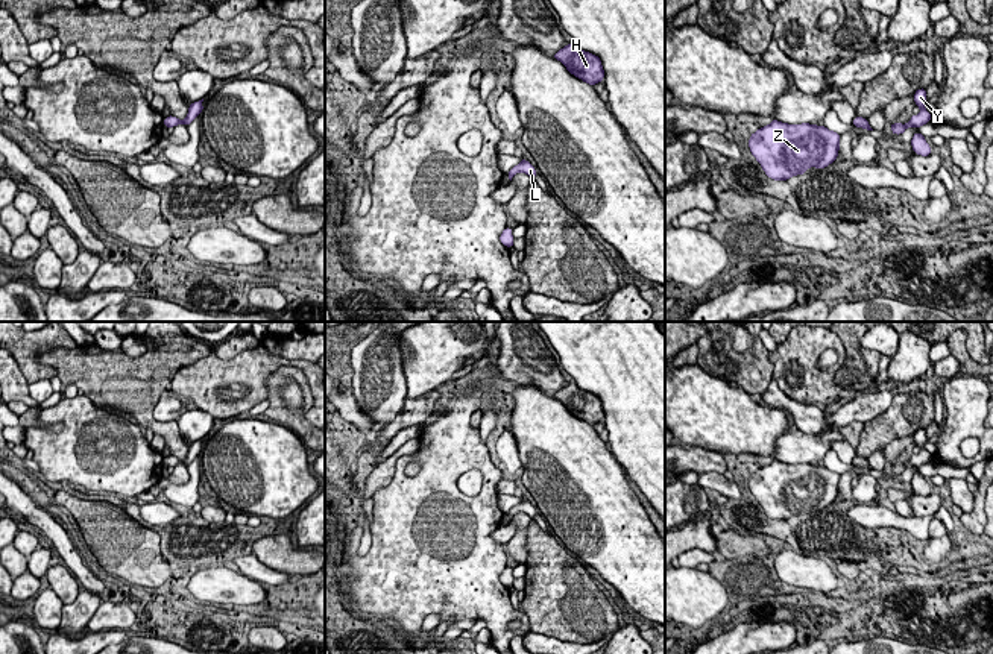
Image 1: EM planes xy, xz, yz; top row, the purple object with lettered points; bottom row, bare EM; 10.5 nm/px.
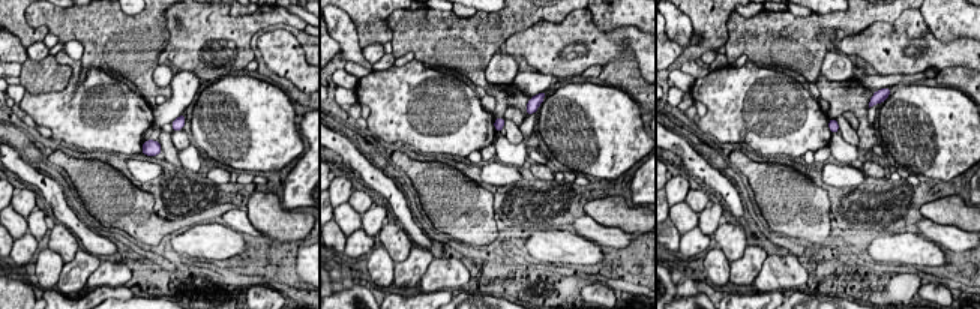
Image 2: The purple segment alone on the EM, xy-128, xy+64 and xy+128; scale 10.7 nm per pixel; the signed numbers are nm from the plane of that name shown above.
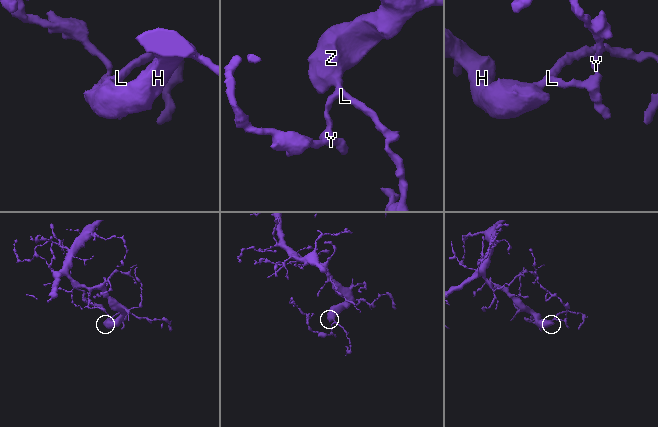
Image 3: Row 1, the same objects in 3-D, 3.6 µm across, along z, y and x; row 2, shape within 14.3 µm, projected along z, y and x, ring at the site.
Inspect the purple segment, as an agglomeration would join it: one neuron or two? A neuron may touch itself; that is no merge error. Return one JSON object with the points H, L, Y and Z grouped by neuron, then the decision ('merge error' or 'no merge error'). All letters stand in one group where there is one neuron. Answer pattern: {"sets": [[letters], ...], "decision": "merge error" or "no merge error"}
{"sets": [["H", "L", "Y", "Z"]], "decision": "no merge error"}

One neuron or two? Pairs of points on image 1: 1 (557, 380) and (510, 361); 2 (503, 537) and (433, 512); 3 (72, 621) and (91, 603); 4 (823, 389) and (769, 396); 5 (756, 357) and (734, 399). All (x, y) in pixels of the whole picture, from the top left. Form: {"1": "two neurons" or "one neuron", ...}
{"1": "one neuron", "2": "two neurons", "3": "one neuron", "4": "two neurons", "5": "two neurons"}

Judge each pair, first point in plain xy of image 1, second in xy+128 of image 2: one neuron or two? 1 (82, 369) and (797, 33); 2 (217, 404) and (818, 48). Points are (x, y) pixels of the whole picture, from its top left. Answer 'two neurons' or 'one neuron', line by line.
1: one neuron
2: two neurons

